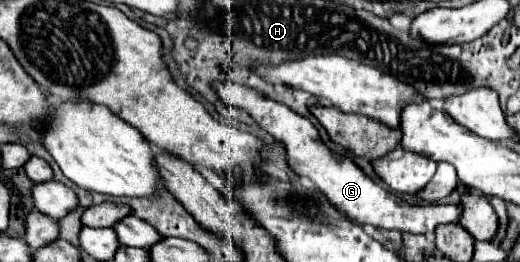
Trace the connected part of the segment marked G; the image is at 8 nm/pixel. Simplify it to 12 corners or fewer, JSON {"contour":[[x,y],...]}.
{"contour":[[234,84],[220,98],[286,144],[296,174],[360,226],[428,234],[454,204],[408,204],[332,152],[288,106]]}

